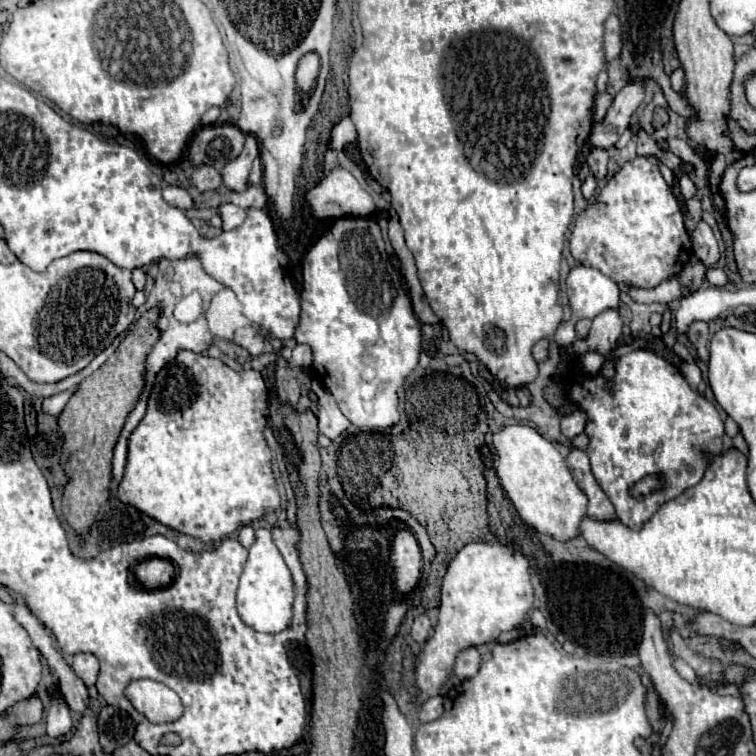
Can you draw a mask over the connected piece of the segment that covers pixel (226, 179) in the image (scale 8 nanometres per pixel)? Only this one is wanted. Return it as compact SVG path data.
M247 135L245 139L245 147L241 151L241 155L233 161L229 161L221 175L223 175L223 183L227 189L235 191L235 193L241 193L245 191L247 187L251 187L249 183L249 175L251 175L251 165L253 161L257 159L259 155L259 145L257 145L257 139L253 135Z

